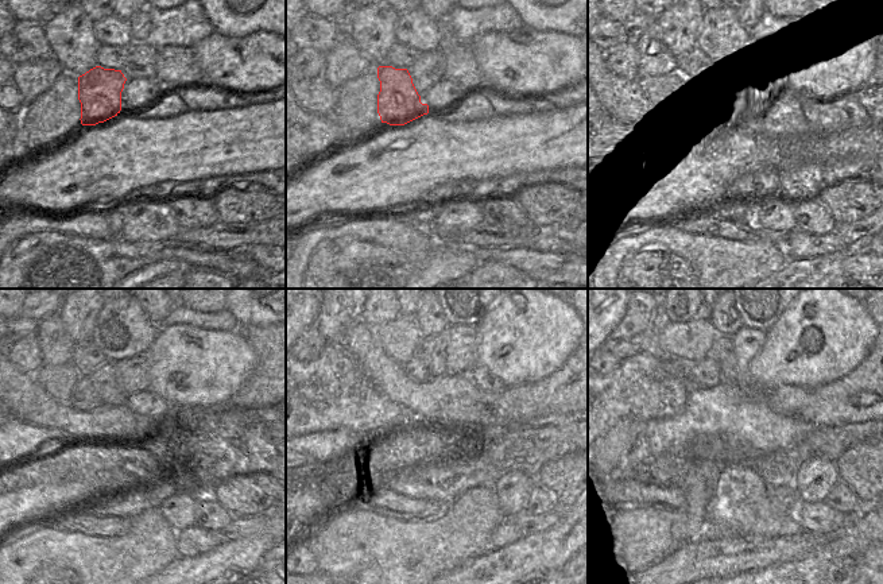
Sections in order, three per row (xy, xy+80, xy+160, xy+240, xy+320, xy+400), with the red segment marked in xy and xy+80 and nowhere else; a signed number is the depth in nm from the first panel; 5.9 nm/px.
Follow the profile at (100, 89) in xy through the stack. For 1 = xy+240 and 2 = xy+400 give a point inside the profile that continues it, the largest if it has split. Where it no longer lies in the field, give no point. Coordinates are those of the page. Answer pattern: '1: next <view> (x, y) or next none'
1: next xy+240 (84, 397)
2: next xy+400 (705, 374)

